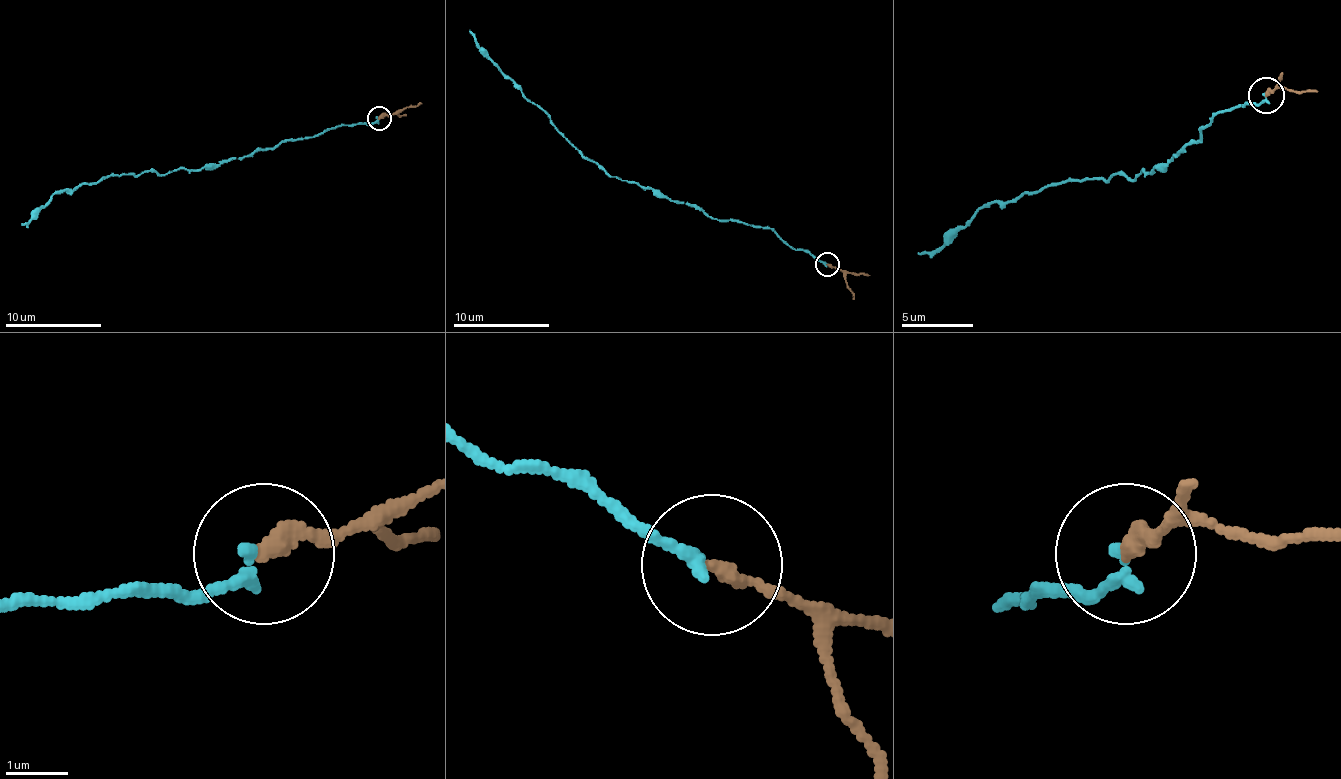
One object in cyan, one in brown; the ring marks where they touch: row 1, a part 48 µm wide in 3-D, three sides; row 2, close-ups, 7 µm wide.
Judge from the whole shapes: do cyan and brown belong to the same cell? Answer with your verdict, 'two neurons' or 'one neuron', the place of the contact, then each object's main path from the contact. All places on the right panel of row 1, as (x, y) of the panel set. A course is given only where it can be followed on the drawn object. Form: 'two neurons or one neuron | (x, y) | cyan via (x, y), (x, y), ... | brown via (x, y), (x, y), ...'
one neuron | (1266, 95) | cyan via (1267, 94), (1213, 119), (1199, 140), (1134, 180), (1117, 173), (988, 201), (938, 248), (917, 255) | brown via (1267, 94), (1281, 80), (1281, 73)

